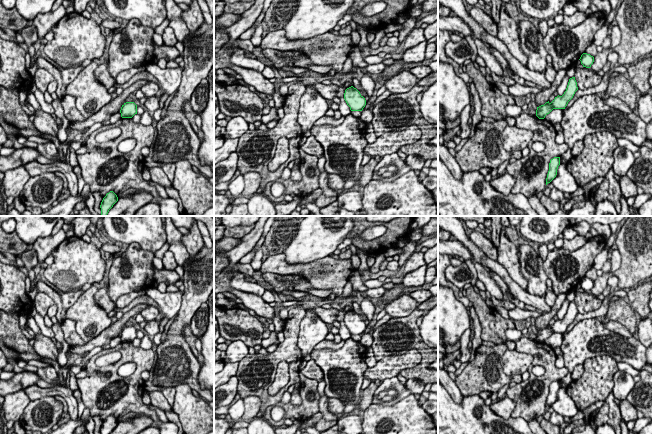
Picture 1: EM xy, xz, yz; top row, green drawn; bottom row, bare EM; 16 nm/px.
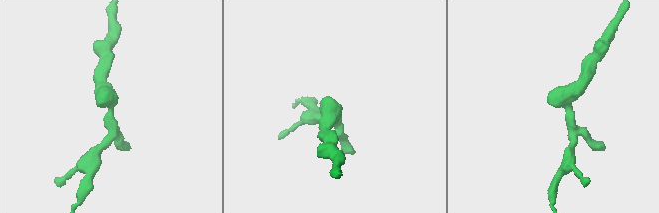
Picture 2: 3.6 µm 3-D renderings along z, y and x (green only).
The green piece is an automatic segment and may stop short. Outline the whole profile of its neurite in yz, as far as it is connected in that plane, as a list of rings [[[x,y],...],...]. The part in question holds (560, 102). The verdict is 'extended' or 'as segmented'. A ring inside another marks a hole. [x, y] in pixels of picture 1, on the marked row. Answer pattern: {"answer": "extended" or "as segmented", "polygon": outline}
{"answer": "as segmented", "polygon": [[[575,77],[569,79],[566,91],[562,96],[557,96],[550,103],[546,102],[544,105],[537,107],[536,116],[539,119],[544,119],[547,114],[549,114],[553,109],[565,109],[568,102],[573,98],[575,92],[578,90],[577,82]]]}

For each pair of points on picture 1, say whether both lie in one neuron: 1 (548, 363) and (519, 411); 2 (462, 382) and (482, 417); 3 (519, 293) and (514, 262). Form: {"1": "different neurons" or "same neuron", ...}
{"1": "same neuron", "2": "different neurons", "3": "different neurons"}

